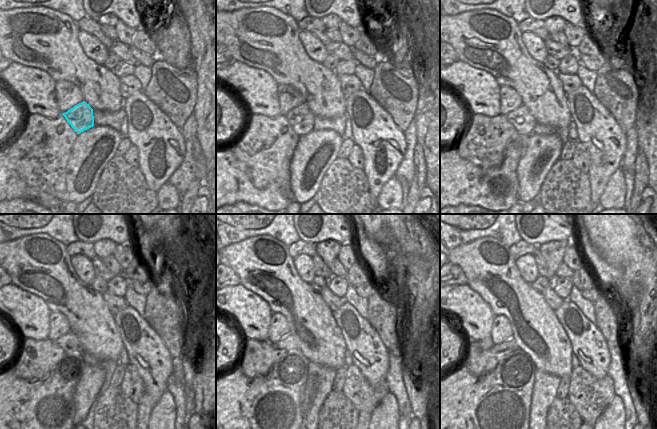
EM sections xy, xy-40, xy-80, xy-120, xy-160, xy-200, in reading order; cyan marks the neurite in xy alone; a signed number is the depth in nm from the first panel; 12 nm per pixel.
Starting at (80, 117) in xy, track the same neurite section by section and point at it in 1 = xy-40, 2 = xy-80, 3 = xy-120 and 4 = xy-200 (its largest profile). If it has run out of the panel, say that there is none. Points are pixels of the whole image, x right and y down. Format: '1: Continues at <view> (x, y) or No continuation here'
1: Continues at xy-40 (301, 118)
2: Continues at xy-80 (521, 118)
3: Continues at xy-120 (69, 342)
4: Continues at xy-200 (510, 343)

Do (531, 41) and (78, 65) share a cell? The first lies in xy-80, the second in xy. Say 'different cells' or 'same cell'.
different cells

